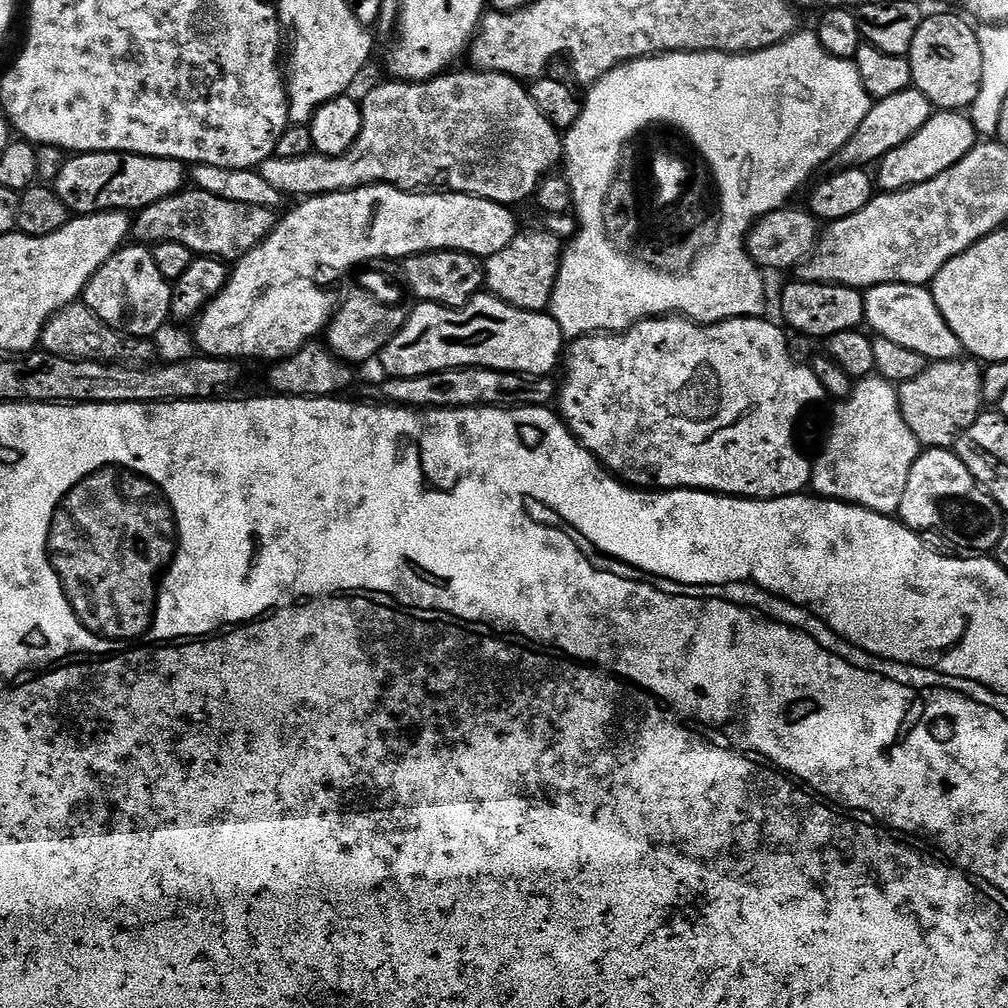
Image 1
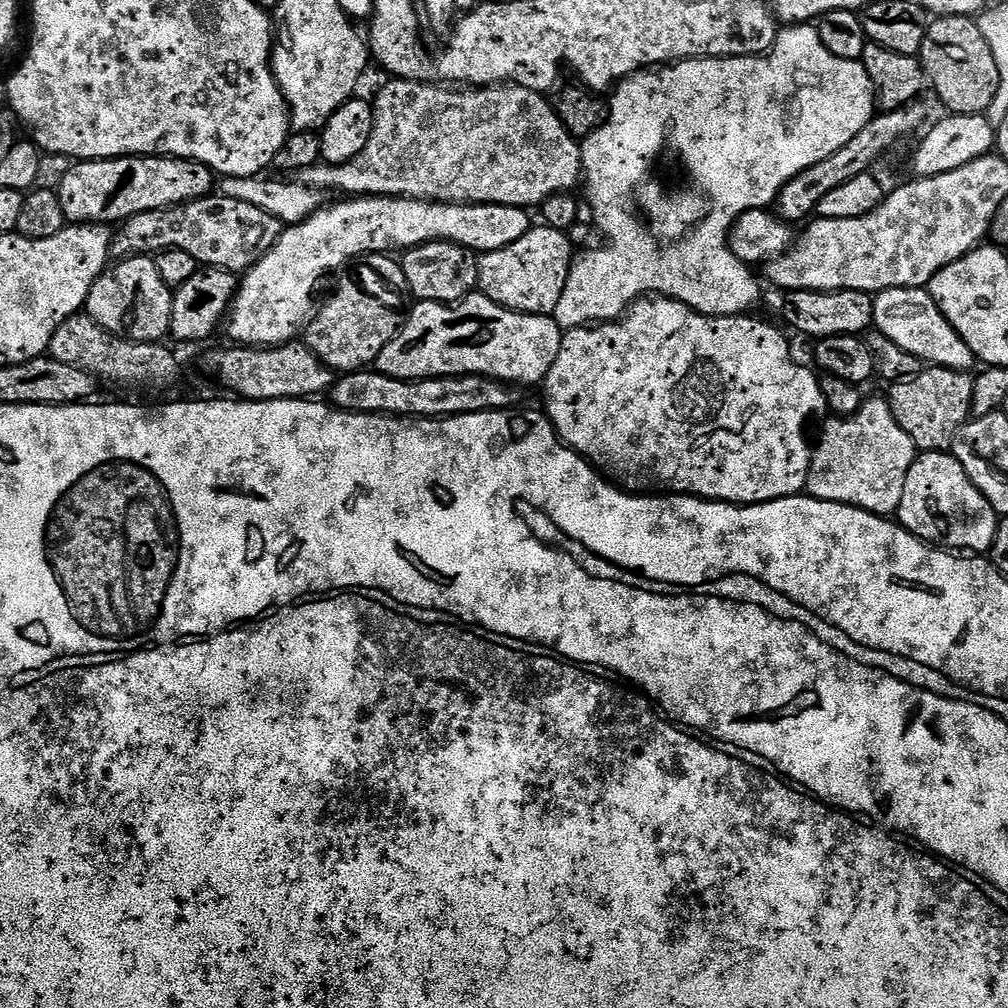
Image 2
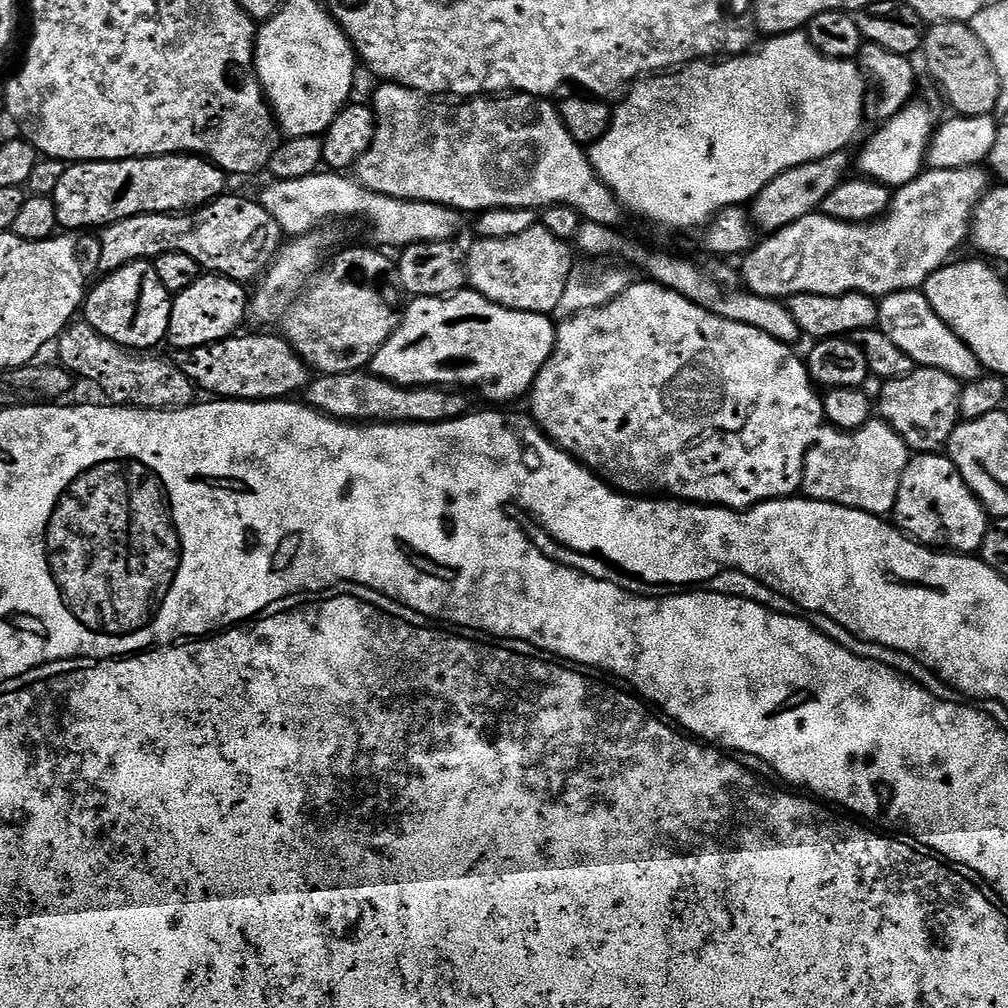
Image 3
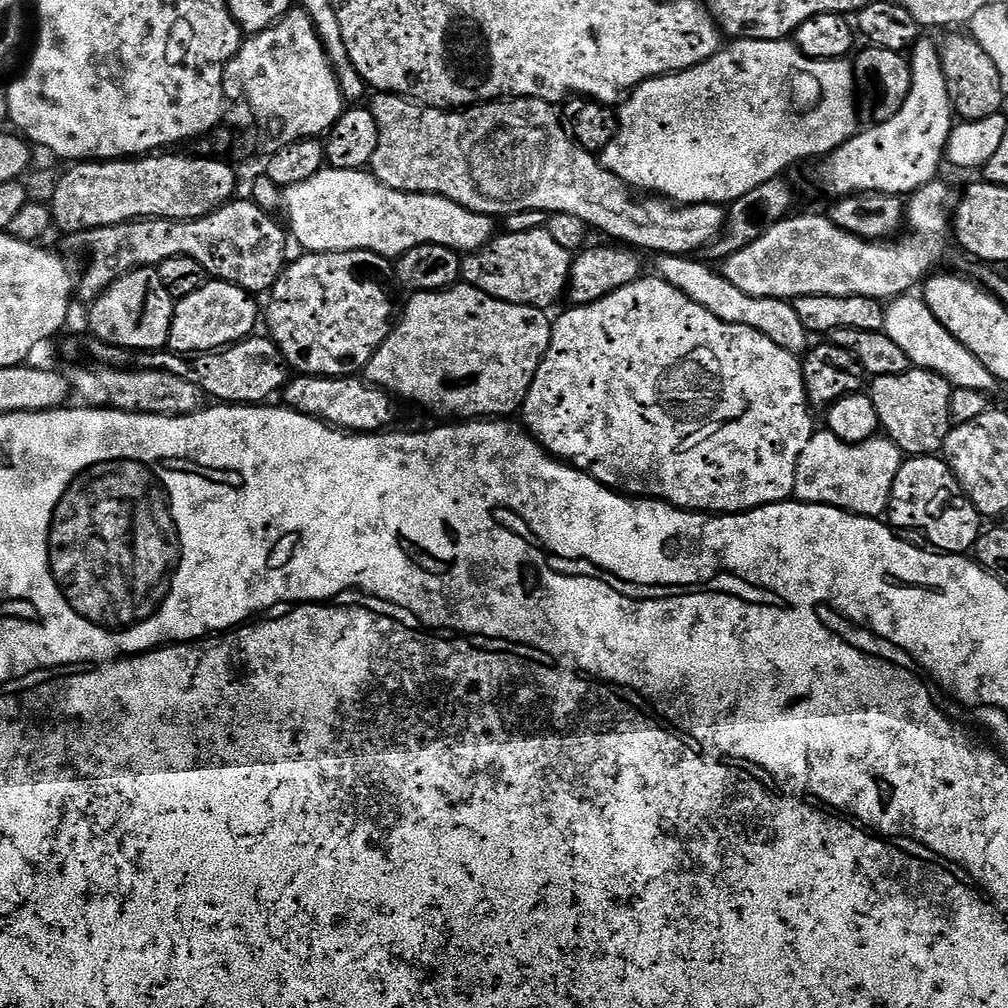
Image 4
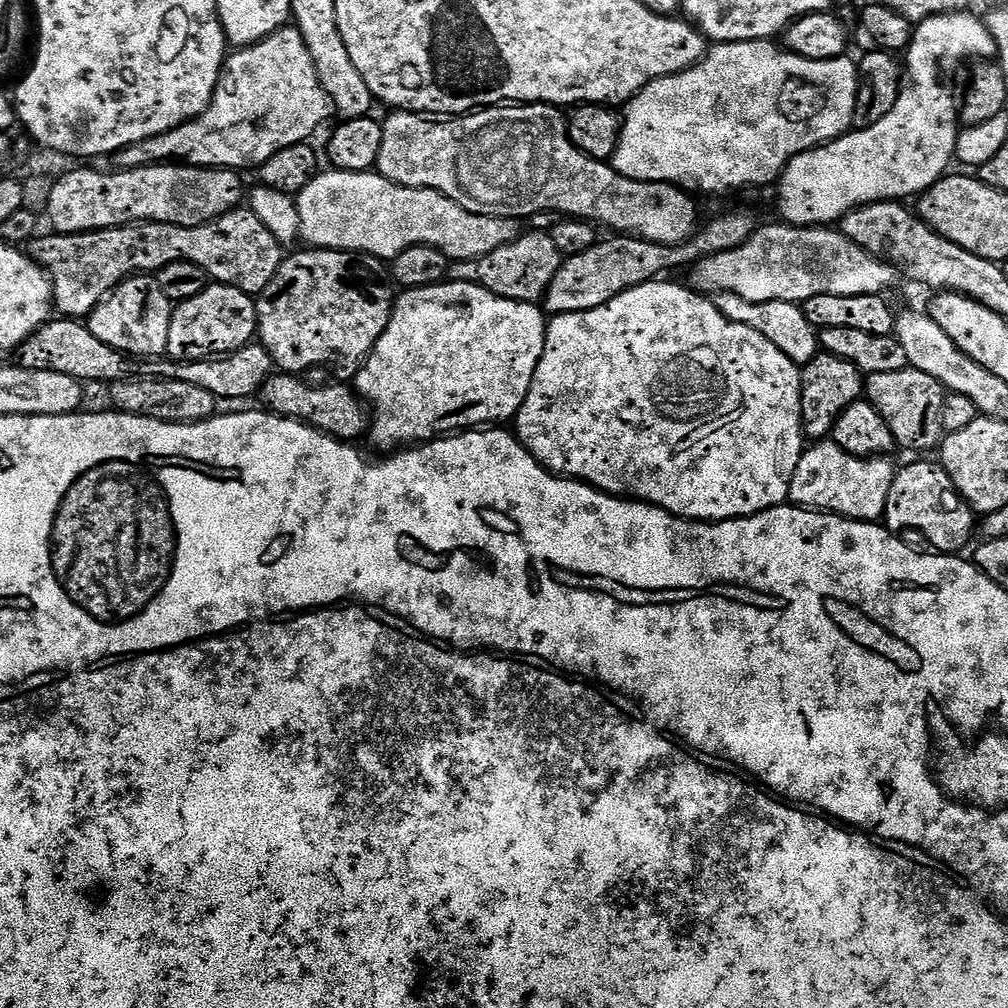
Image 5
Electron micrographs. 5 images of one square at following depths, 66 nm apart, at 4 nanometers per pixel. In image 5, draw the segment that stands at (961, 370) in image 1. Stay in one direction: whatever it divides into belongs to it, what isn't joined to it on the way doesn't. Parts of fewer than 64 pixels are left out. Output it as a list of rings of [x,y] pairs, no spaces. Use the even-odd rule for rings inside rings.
[[[911,366],[894,370],[891,374],[874,374],[866,380],[867,403],[882,414],[882,422],[890,426],[893,441],[912,452],[919,448],[935,449],[945,435],[942,422],[945,395],[944,385]]]

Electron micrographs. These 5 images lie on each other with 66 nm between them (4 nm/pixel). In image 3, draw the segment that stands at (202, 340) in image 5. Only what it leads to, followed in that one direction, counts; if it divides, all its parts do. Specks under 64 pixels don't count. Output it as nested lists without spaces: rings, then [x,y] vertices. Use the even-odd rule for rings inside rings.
[[[204,274],[198,282],[194,282],[194,286],[175,293],[170,310],[167,343],[173,344],[173,349],[187,350],[237,335],[243,329],[240,327],[244,319],[250,316],[250,292],[244,288],[247,287],[241,281]]]

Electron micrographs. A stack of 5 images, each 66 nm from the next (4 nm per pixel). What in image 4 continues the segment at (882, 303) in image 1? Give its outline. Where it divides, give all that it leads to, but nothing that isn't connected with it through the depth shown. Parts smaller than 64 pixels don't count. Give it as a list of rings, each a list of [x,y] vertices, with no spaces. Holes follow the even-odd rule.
[[[905,294],[895,297],[887,305],[882,330],[887,336],[894,338],[894,342],[898,342],[902,350],[906,350],[909,361],[915,367],[945,376],[953,388],[995,393],[994,390],[998,387],[996,376],[990,374],[990,370],[986,370],[986,366],[982,366],[982,362],[978,362],[978,358],[974,358],[974,354],[970,354],[970,350],[966,350],[962,342],[953,338],[946,326],[942,326],[938,318],[934,318],[934,314],[930,314],[919,295]]]

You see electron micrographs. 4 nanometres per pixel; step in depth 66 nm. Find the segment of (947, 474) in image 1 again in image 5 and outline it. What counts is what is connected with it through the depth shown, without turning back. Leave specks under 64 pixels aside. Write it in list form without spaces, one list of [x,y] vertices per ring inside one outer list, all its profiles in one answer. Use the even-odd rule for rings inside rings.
[[[932,462],[932,464],[908,464],[905,468],[901,467],[897,471],[894,482],[890,486],[890,498],[886,498],[886,510],[882,517],[889,532],[893,534],[908,534],[904,533],[908,531],[921,532],[933,544],[931,547],[940,554],[960,554],[963,553],[962,550],[968,543],[970,543],[969,545],[973,543],[974,520],[972,524],[972,519],[974,519],[972,507],[964,503],[954,486],[954,482],[950,482],[944,469],[936,462]]]

